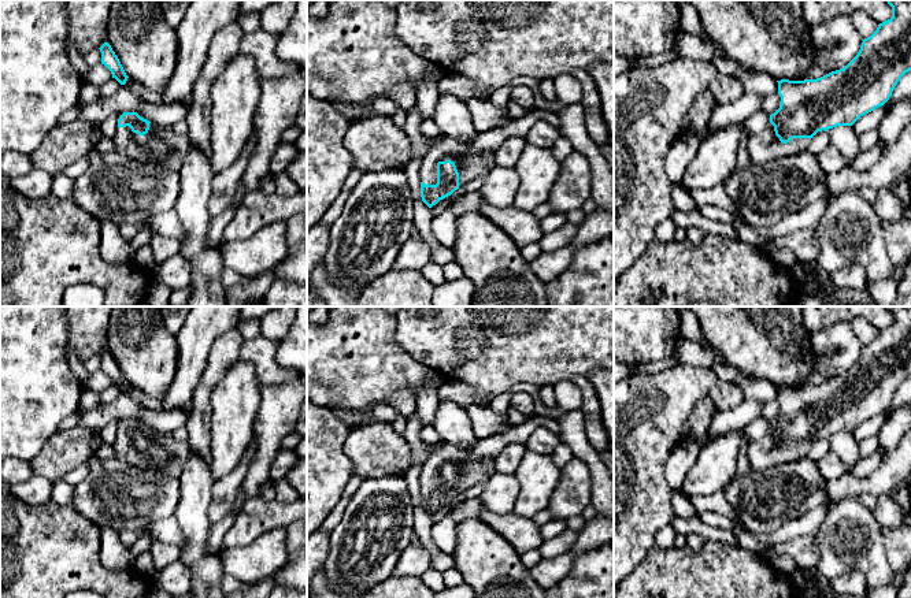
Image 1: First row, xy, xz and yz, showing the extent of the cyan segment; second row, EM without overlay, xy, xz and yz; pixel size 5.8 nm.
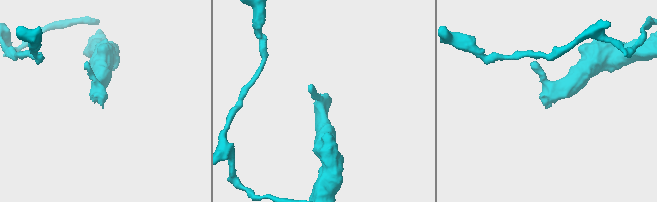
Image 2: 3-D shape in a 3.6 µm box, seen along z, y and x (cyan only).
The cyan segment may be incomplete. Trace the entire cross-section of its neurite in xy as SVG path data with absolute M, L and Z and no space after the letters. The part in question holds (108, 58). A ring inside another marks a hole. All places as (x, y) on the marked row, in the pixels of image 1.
M104 42L99 49L101 52L101 64L104 64L111 71L112 78L115 78L121 85L125 85L129 77L126 75L111 45Z

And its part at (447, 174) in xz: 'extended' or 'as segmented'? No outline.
extended

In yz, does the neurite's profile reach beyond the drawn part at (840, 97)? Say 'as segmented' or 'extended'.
extended

